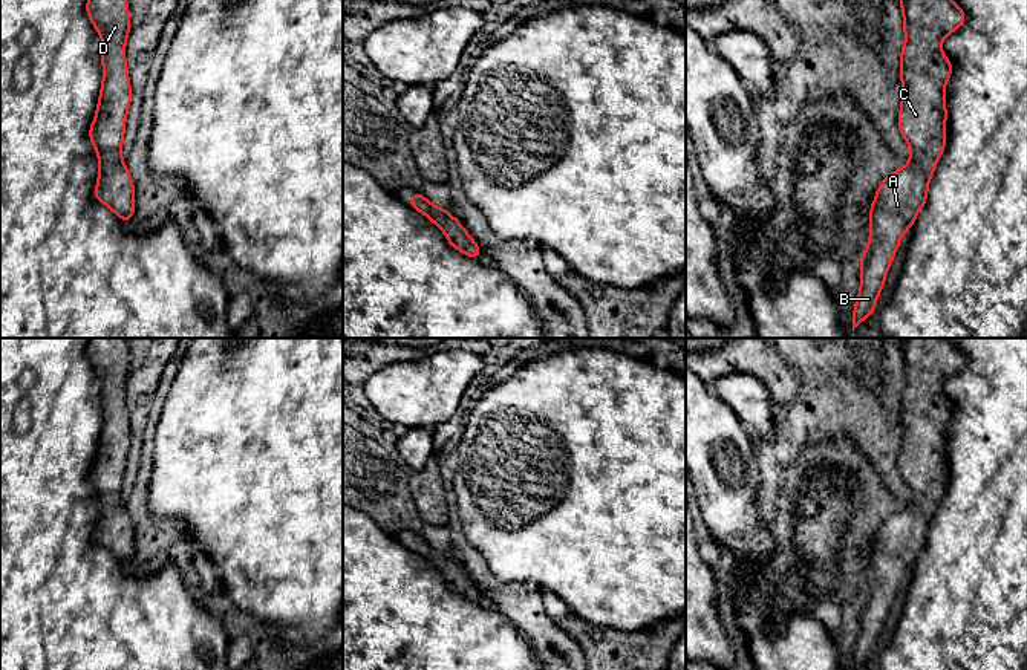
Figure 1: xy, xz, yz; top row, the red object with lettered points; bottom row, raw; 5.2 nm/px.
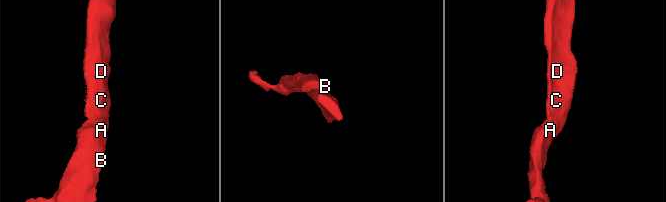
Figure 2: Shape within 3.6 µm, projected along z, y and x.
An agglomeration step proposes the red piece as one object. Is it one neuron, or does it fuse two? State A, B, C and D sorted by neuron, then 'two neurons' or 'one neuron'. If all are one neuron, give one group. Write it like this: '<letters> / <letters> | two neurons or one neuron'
A B C D | one neuron

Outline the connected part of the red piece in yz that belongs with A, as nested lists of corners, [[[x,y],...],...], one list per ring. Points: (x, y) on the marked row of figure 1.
[[[900,0],[905,28],[905,46],[900,52],[900,80],[903,83],[898,128],[911,147],[908,164],[886,176],[877,188],[868,214],[871,234],[860,260],[860,292],[853,311],[853,332],[865,321],[877,304],[885,286],[889,265],[898,249],[901,236],[912,223],[928,199],[929,181],[946,147],[944,89],[954,64],[941,50],[941,41],[966,20],[964,11],[954,0]]]

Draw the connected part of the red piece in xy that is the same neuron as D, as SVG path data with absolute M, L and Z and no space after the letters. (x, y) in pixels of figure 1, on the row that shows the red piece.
M87 0L86 12L103 41L103 84L89 128L89 139L99 159L93 199L130 223L135 213L135 187L121 154L132 101L126 64L126 40L132 29L130 12L127 0Z

